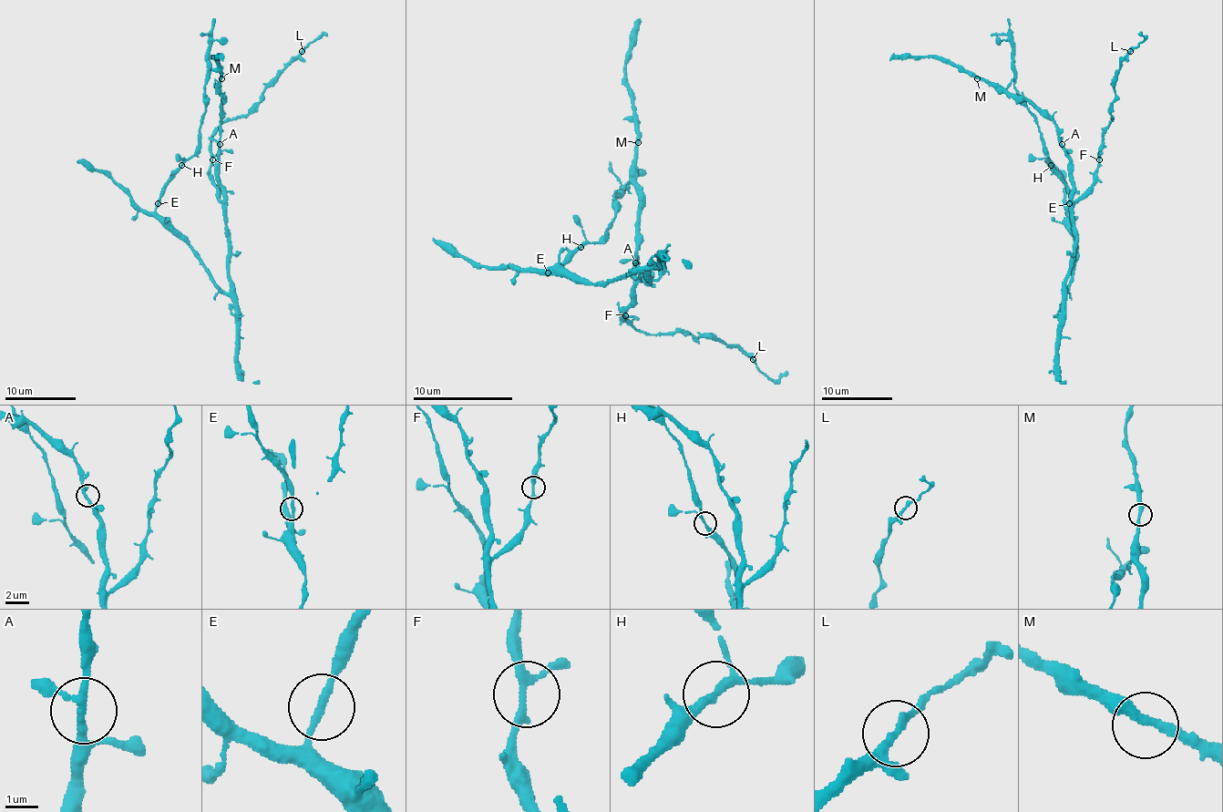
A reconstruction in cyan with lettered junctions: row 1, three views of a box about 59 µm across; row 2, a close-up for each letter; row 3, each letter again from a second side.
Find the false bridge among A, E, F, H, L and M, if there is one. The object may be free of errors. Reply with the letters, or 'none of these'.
none of these

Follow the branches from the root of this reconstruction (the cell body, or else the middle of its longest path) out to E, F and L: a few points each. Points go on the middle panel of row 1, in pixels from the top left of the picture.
E: (650, 270), (650, 267), (640, 267), (625, 277), (592, 285), (575, 282), (558, 275), (545, 275), (548, 272)
F: (650, 270), (648, 282), (645, 277), (635, 287), (632, 300), (622, 310), (625, 315)
L: (650, 270), (622, 320), (648, 335), (720, 337), (753, 360)

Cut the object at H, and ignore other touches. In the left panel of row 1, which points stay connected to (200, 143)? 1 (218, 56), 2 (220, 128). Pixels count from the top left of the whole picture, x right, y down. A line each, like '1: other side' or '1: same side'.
1: other side
2: other side

